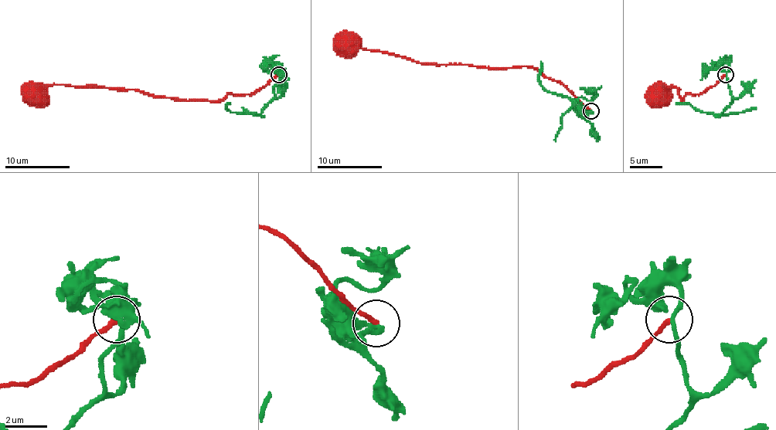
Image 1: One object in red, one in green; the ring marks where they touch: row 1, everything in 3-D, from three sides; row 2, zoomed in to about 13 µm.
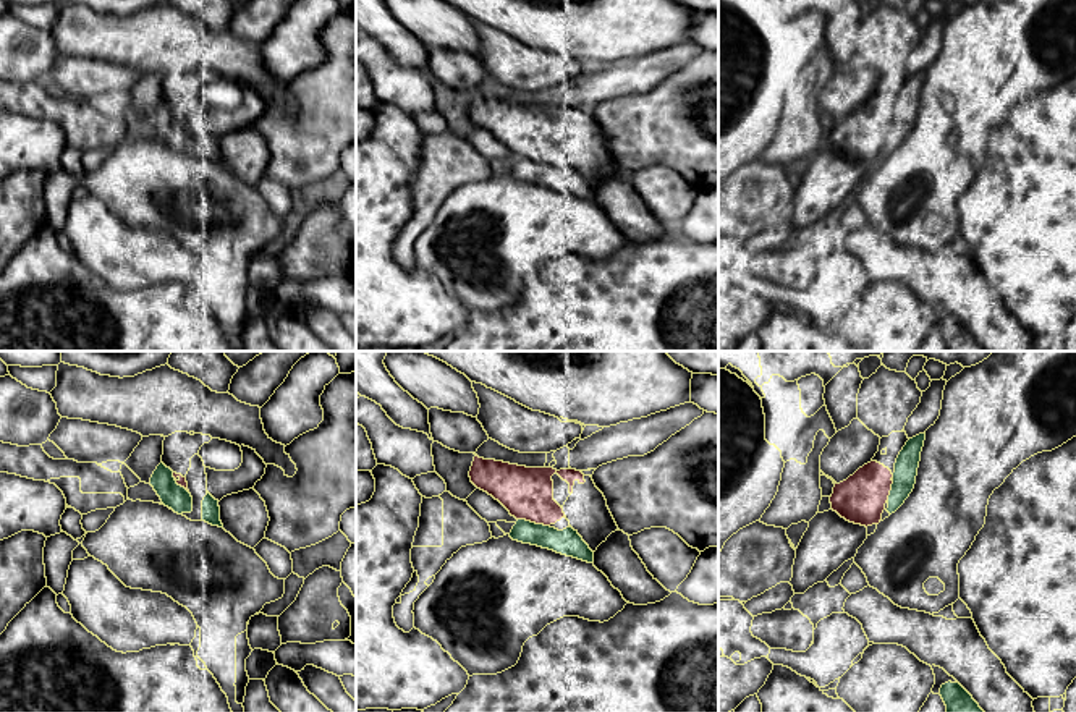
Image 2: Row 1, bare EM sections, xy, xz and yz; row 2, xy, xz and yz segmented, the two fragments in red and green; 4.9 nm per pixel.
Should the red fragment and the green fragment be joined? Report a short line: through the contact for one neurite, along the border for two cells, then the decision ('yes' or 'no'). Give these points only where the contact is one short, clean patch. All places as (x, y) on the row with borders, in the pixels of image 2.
line xz (518, 518), (549, 526); no

